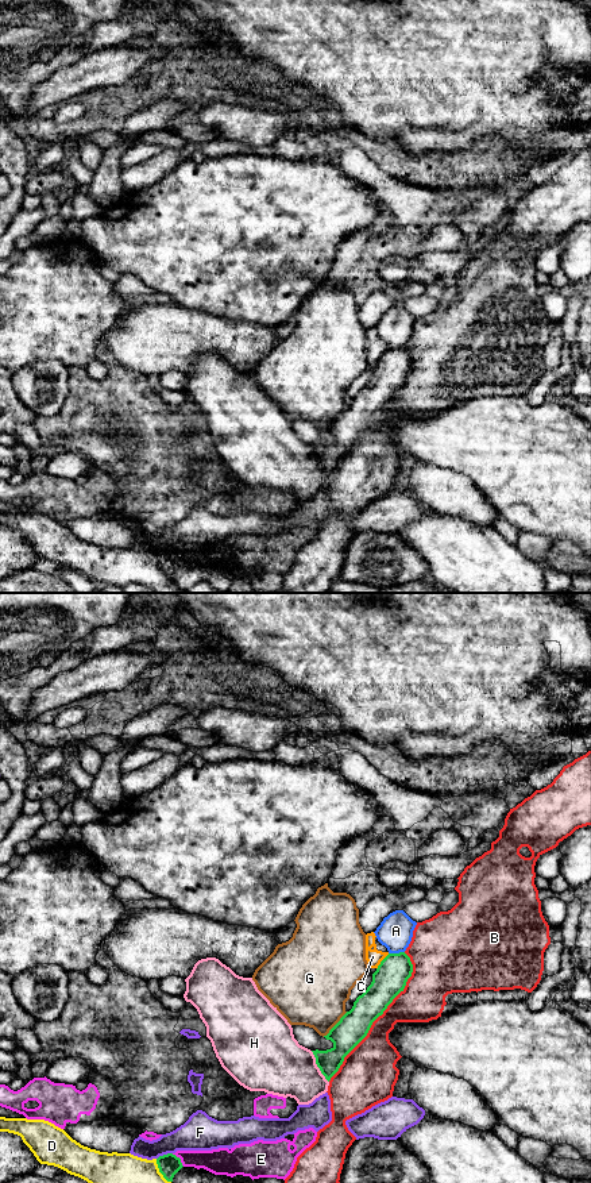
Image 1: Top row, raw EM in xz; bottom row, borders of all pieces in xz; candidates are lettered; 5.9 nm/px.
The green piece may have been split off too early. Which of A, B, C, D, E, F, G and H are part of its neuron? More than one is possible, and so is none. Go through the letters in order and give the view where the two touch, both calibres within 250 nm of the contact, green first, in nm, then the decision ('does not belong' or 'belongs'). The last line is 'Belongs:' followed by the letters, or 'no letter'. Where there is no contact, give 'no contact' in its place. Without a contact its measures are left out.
A: contact in xz; calibres 200 and 200 nm; does not belong
B: contact in xz; calibres 200 and 260 nm; does not belong
C: contact in xz; calibres 200 and 90 nm; does not belong
D: contact in xz; calibres 130 and 220 nm; does not belong
E: contact in xz; calibres 130 and 160 nm; does not belong
F: contact in xz; calibres 130 and 200 nm; does not belong
G: contact in xz; calibres 180 and 420 nm; does not belong
H: contact in xz; calibres 180 and 360 nm; does not belong
Belongs: no letter

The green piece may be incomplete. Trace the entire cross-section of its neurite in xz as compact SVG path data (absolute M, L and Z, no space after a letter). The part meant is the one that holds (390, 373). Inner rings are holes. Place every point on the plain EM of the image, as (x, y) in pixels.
M405 347L389 348L352 404L324 431L333 438L333 442L327 446L312 446L317 462L328 477L339 466L344 452L367 431L372 417L403 386L412 367L413 359Z

